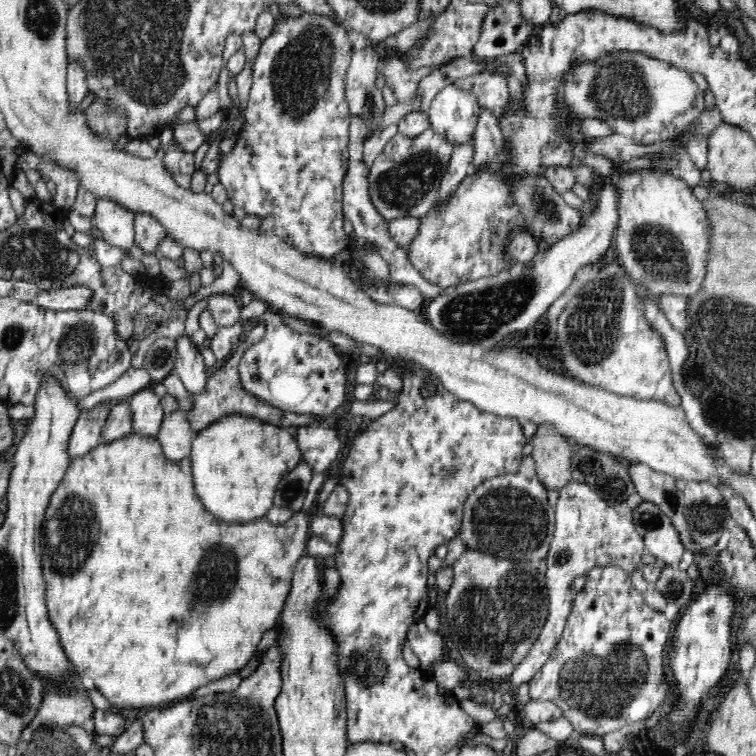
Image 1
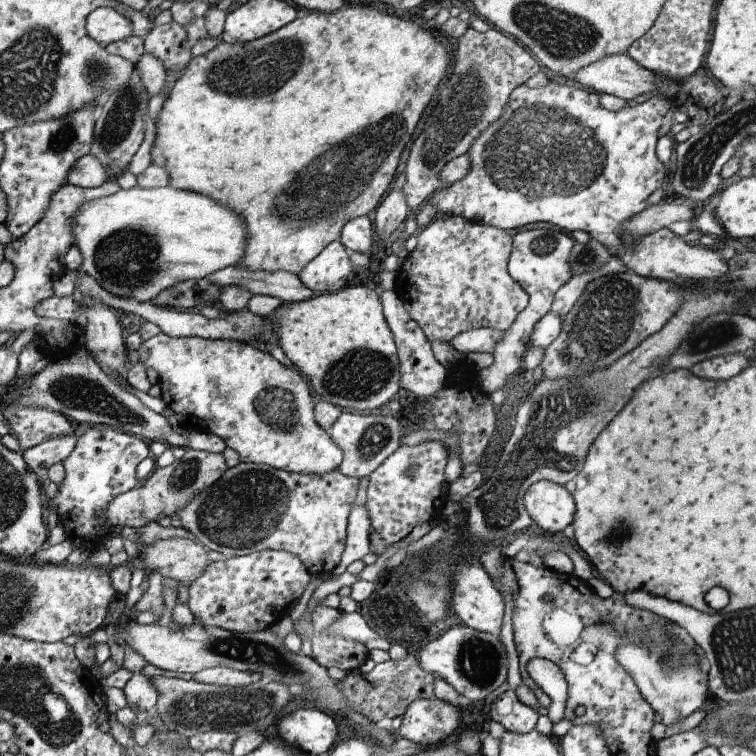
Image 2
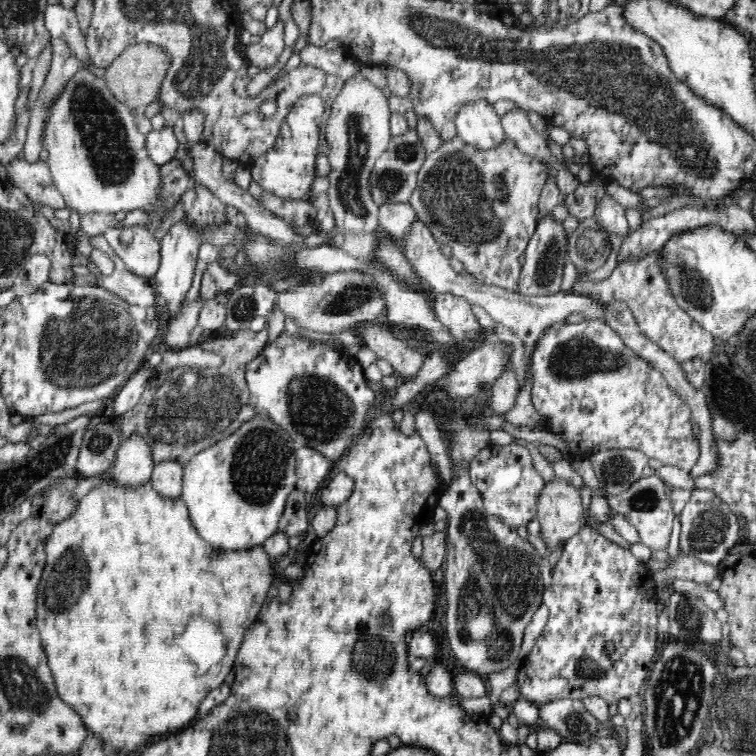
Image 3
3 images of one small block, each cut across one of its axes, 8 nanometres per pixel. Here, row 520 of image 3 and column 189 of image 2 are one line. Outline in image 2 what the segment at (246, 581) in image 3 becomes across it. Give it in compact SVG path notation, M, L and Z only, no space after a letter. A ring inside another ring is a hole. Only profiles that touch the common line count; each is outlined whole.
M344 4L338 12L310 12L279 28L278 31L250 43L227 43L218 40L216 46L206 54L192 57L181 77L172 84L172 90L169 91L159 113L151 161L170 170L170 187L210 197L235 210L243 218L248 228L248 240L246 254L239 260L238 267L251 271L288 271L299 275L300 271L330 243L341 241L342 230L349 220L368 215L370 210L376 208L380 196L388 188L388 182L392 182L396 176L400 154L410 142L406 138L412 138L412 132L416 130L416 124L424 108L428 106L440 80L444 78L448 64L450 60L446 48L440 42L436 42L436 38L420 24L412 20L402 20L398 16L382 14L378 10L358 4Z

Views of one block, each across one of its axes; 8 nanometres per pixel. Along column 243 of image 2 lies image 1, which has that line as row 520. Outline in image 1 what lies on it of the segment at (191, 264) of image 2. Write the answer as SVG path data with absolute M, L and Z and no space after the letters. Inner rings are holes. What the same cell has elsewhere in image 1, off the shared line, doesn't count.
M231 414L194 436L189 460L195 494L205 510L227 524L247 524L266 516L279 483L299 466L301 452L284 427Z

